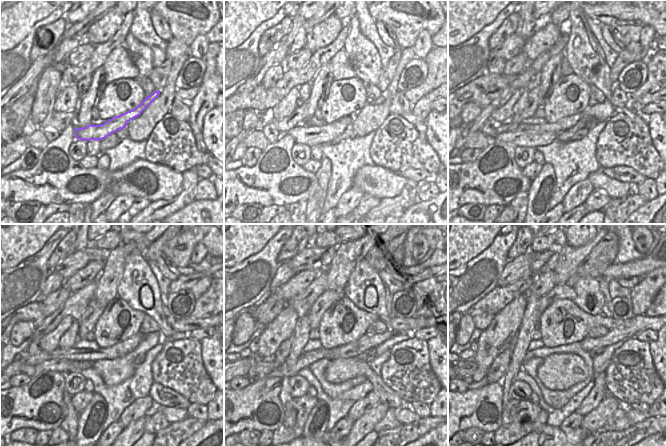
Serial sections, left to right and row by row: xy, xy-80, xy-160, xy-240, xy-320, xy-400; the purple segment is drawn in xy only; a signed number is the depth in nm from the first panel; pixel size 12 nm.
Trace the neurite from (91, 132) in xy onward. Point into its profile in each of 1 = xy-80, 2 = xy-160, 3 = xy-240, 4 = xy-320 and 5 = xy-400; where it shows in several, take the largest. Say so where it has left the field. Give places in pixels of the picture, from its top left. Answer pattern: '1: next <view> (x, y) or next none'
1: next xy-80 (310, 135)
2: next xy-160 (519, 139)
3: next xy-240 (54, 365)
4: next xy-320 (262, 366)
5: next xy-400 (468, 367)

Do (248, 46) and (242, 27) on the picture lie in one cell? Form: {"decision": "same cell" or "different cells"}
{"decision": "different cells"}

